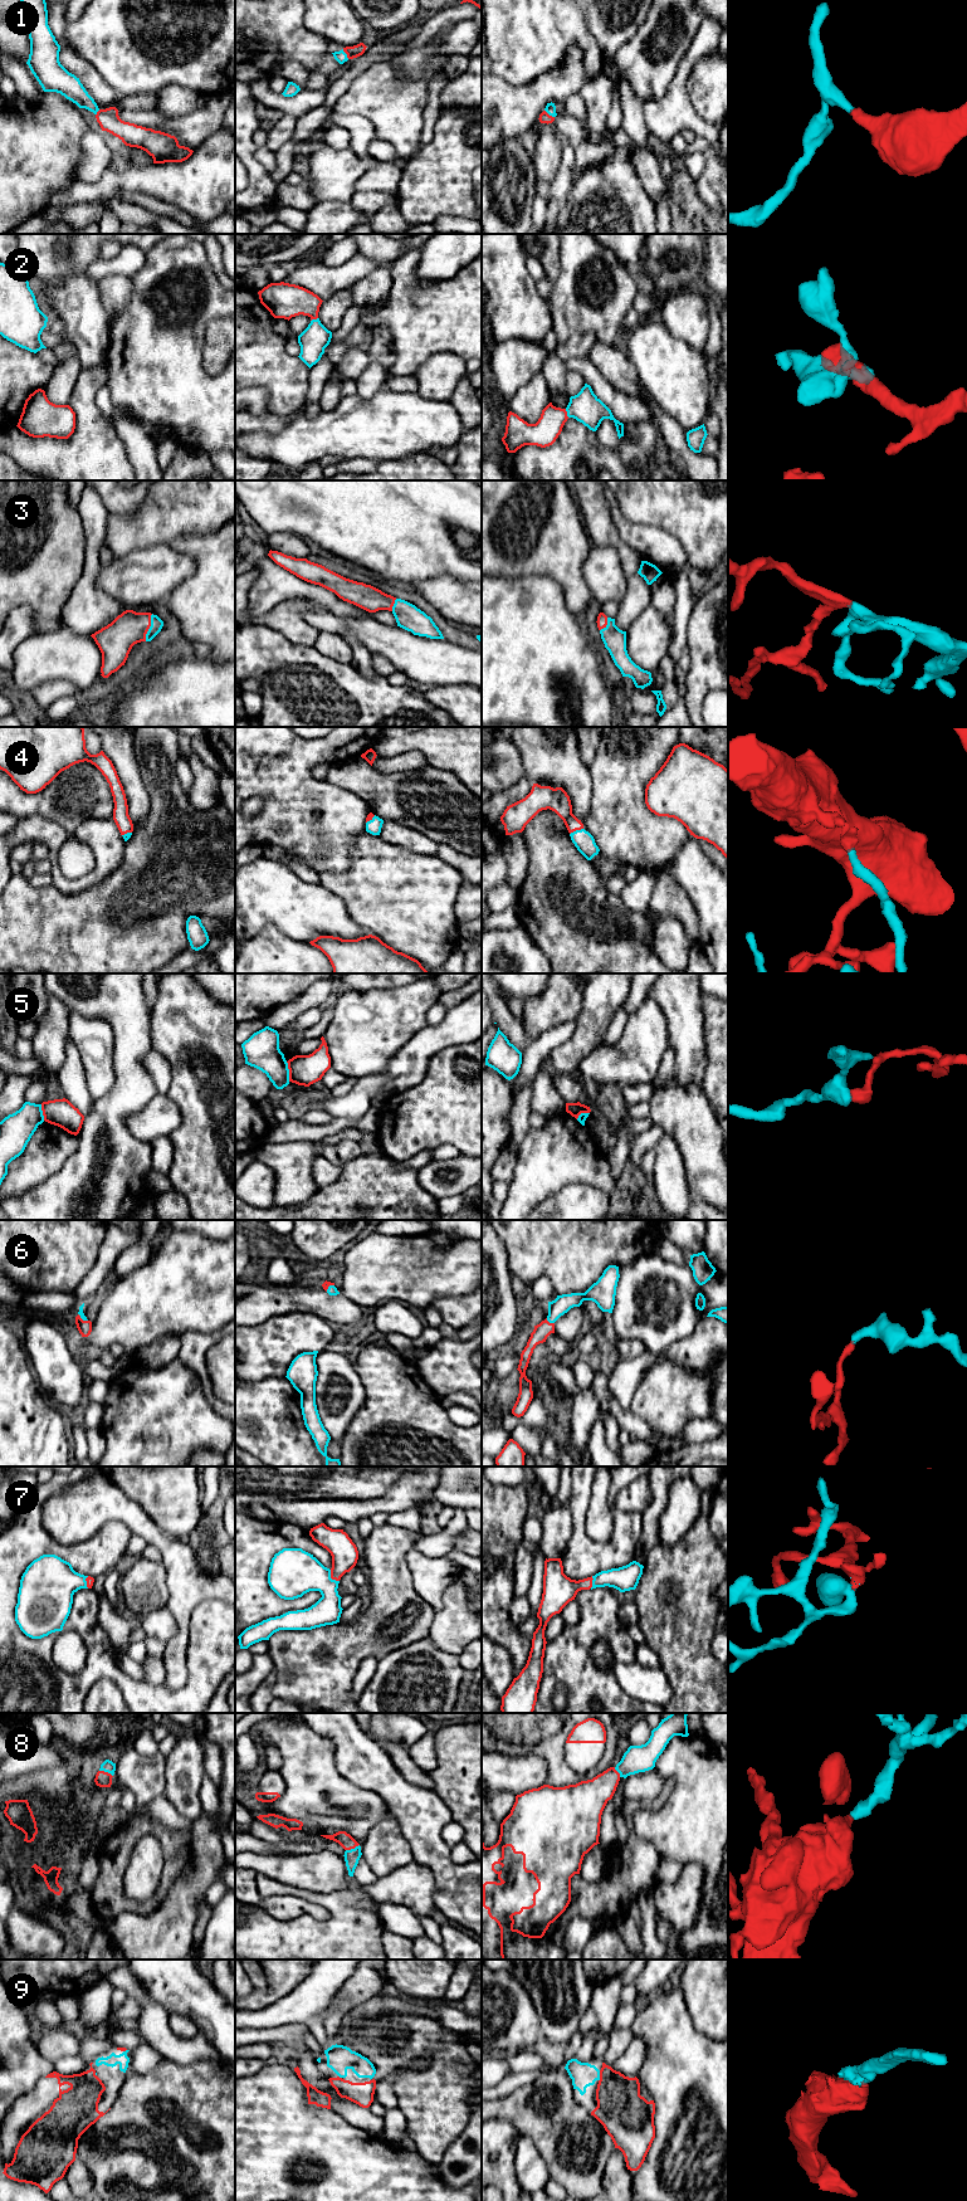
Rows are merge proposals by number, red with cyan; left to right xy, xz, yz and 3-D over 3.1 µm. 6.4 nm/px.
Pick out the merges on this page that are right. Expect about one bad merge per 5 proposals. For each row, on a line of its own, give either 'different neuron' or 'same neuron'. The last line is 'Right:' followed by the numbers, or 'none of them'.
1: same neuron
2: same neuron
3: same neuron
4: same neuron
5: different neuron
6: same neuron
7: same neuron
8: same neuron
9: same neuron
Right: 1, 2, 3, 4, 6, 7, 8, 9

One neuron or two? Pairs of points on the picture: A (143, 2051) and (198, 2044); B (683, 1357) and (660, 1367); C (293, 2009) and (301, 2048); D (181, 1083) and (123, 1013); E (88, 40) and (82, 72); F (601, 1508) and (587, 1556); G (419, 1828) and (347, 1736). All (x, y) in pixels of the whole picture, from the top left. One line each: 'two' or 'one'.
A: two
B: two
C: two
D: two
E: two
F: two
G: one

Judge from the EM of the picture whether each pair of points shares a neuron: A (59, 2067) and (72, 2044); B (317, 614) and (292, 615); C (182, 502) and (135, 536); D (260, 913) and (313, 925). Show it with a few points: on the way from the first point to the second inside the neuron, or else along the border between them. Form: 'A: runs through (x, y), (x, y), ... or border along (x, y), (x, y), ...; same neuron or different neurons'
A: border along (78, 2055), (63, 2055), (54, 2063); different neurons
B: border along (303, 600), (308, 605), (303, 618), (318, 632); different neurons
C: runs through (171, 510), (146, 527); same neuron
D: runs through (273, 913), (301, 913); same neuron

